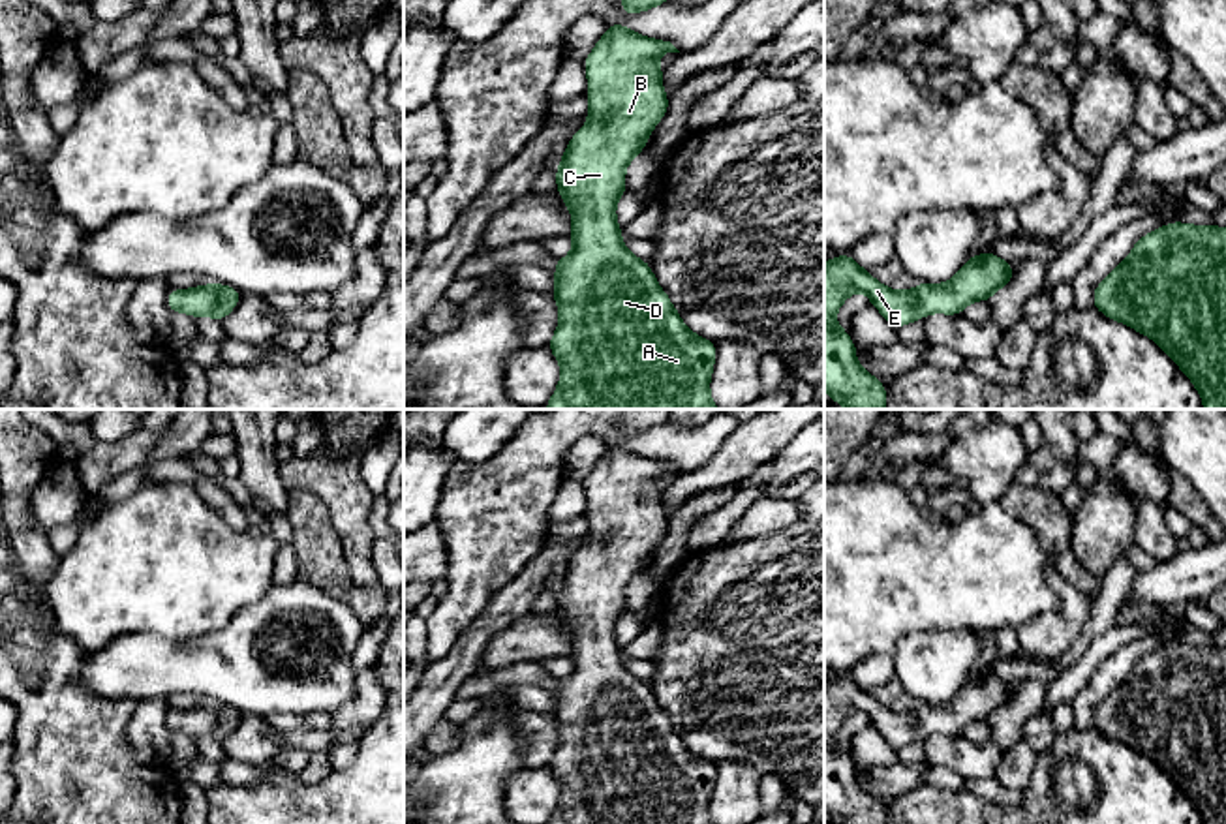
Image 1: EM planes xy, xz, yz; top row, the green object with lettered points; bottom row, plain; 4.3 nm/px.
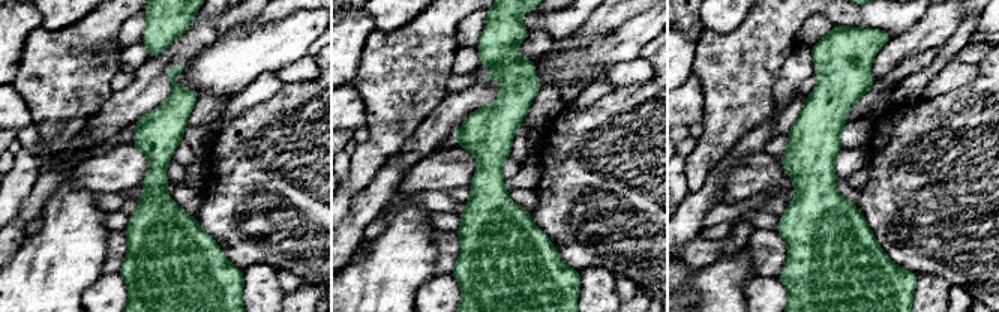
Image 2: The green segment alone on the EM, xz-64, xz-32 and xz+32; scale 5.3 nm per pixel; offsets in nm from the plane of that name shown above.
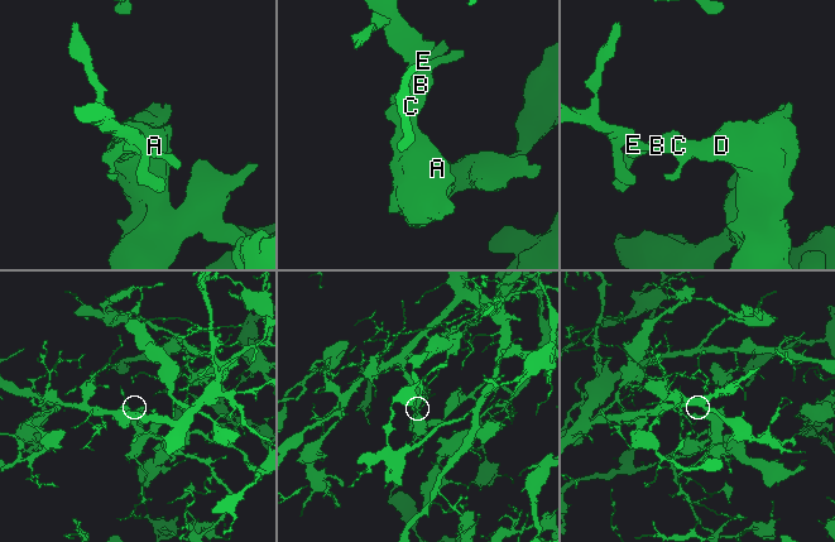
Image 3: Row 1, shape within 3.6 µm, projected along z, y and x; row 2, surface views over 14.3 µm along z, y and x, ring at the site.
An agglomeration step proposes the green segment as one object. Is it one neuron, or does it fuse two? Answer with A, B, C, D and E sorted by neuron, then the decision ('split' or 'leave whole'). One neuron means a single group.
A B C D E; leave whole

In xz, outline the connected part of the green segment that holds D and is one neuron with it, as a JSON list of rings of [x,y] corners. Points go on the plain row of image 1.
[[[606,445],[605,456],[582,481],[588,496],[588,544],[569,561],[556,589],[556,612],[573,634],[569,659],[573,672],[554,685],[556,706],[550,711],[559,730],[559,743],[548,770],[559,783],[561,798],[546,824],[713,824],[710,800],[717,764],[691,753],[668,715],[657,704],[648,681],[633,676],[616,640],[616,623],[627,612],[625,587],[646,571],[653,548],[668,531],[657,479],[680,473],[670,462],[646,458],[623,445]]]

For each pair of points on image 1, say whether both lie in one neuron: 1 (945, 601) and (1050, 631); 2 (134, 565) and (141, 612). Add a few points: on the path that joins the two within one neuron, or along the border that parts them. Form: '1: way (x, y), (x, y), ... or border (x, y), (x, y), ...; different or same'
1: border (1059, 597), (1056, 610), (1037, 614), (1018, 629); different
2: way (141, 577), (141, 601); same

